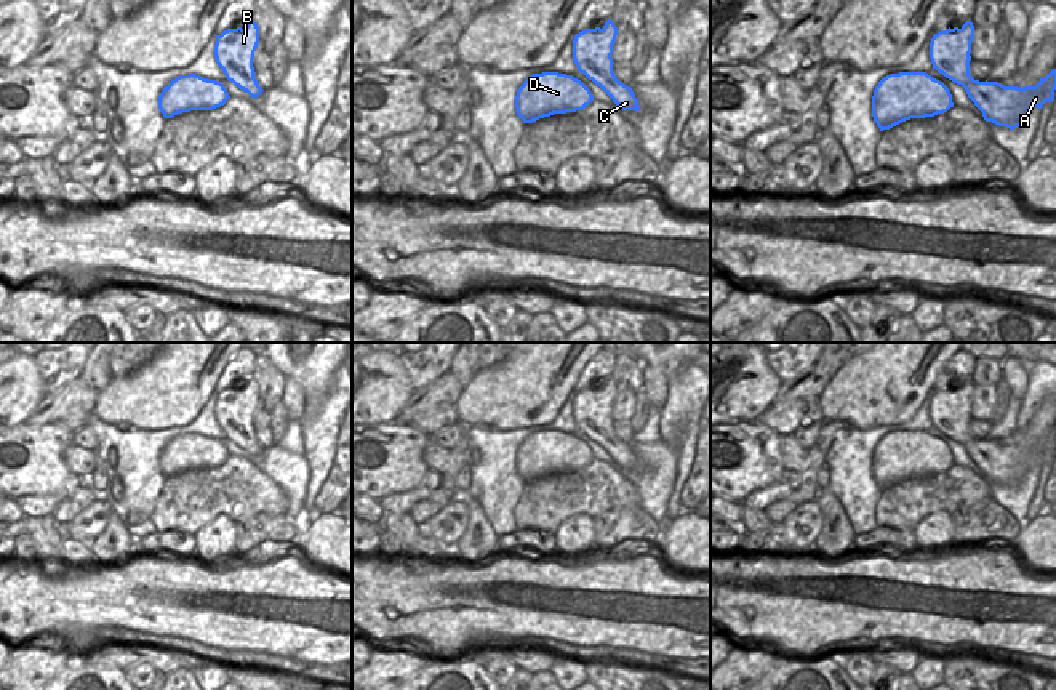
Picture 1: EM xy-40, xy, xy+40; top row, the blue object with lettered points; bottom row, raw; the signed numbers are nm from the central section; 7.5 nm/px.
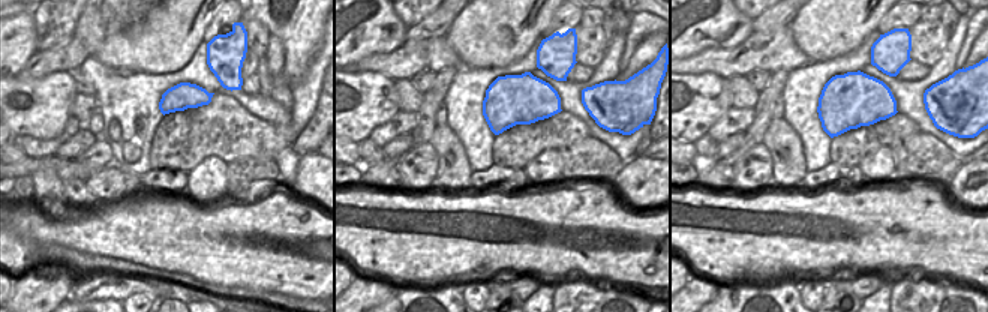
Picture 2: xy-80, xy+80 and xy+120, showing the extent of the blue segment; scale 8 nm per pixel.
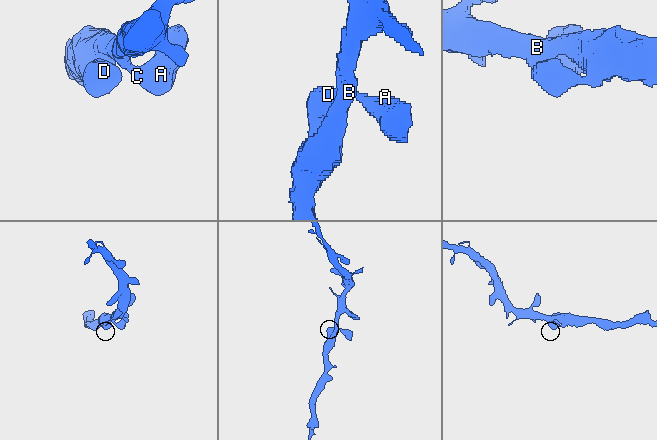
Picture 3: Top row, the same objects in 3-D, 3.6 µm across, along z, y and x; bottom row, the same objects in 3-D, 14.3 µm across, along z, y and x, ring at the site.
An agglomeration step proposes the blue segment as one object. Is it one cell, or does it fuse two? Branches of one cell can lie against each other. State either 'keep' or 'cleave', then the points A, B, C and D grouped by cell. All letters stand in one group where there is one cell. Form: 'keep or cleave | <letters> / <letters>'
keep | A B C D

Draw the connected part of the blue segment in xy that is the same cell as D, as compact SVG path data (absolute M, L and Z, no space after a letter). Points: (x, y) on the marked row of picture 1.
M542 72L528 77L517 90L515 109L523 123L554 114L582 110L594 101L590 90L573 75Z

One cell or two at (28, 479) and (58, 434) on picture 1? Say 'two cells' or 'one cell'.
one cell

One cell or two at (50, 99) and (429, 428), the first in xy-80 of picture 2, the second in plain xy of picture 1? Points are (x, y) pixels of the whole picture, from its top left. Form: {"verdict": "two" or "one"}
{"verdict": "two"}

